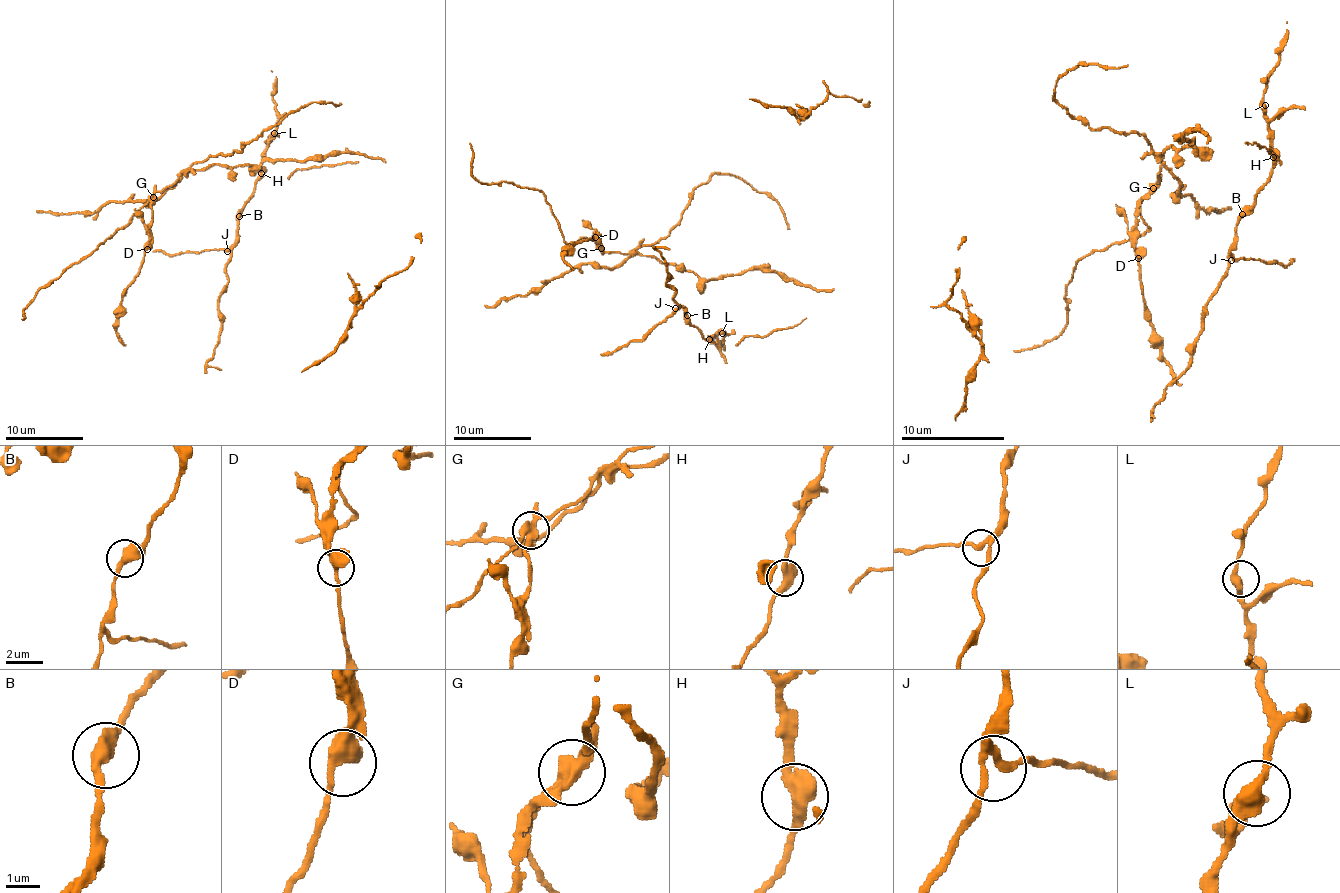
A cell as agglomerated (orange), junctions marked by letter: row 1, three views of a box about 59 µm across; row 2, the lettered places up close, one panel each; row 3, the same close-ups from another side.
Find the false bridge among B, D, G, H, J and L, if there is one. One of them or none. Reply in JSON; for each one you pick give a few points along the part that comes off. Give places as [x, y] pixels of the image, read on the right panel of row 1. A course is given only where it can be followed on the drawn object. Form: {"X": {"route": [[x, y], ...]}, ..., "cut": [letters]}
{"cut": ["G"]}

